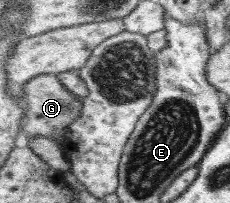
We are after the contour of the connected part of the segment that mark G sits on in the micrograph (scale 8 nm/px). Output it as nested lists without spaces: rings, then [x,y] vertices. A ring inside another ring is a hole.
[[[39,74],[31,78],[23,86],[23,94],[26,106],[25,120],[22,125],[24,136],[28,139],[30,137],[46,137],[58,142],[58,146],[60,146],[60,142],[64,140],[67,126],[80,116],[82,98],[77,98],[68,92],[54,74]]]

